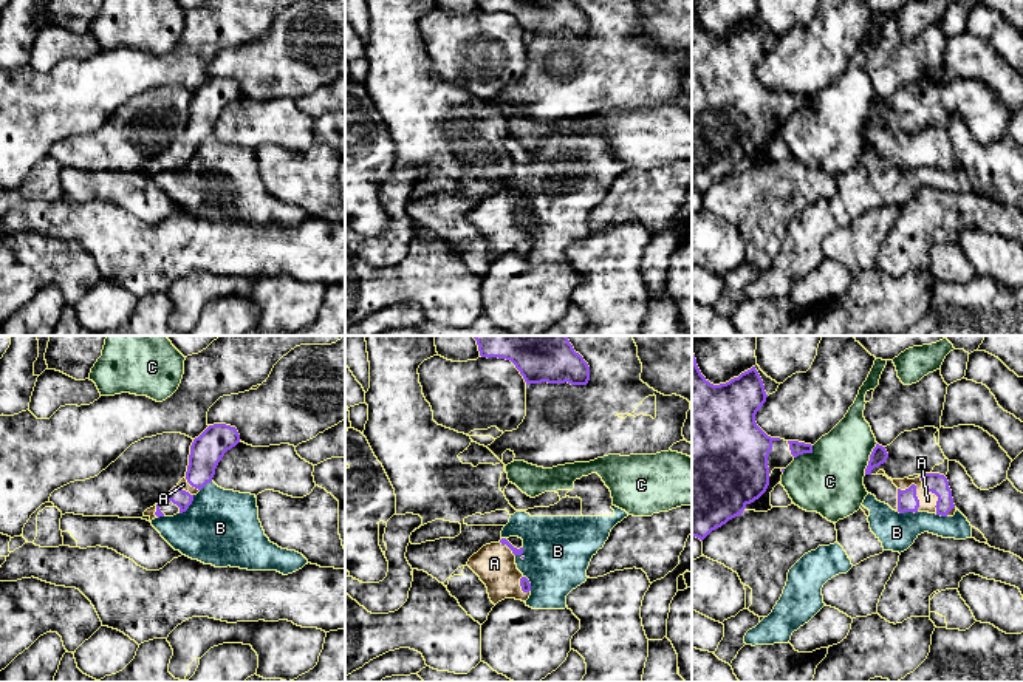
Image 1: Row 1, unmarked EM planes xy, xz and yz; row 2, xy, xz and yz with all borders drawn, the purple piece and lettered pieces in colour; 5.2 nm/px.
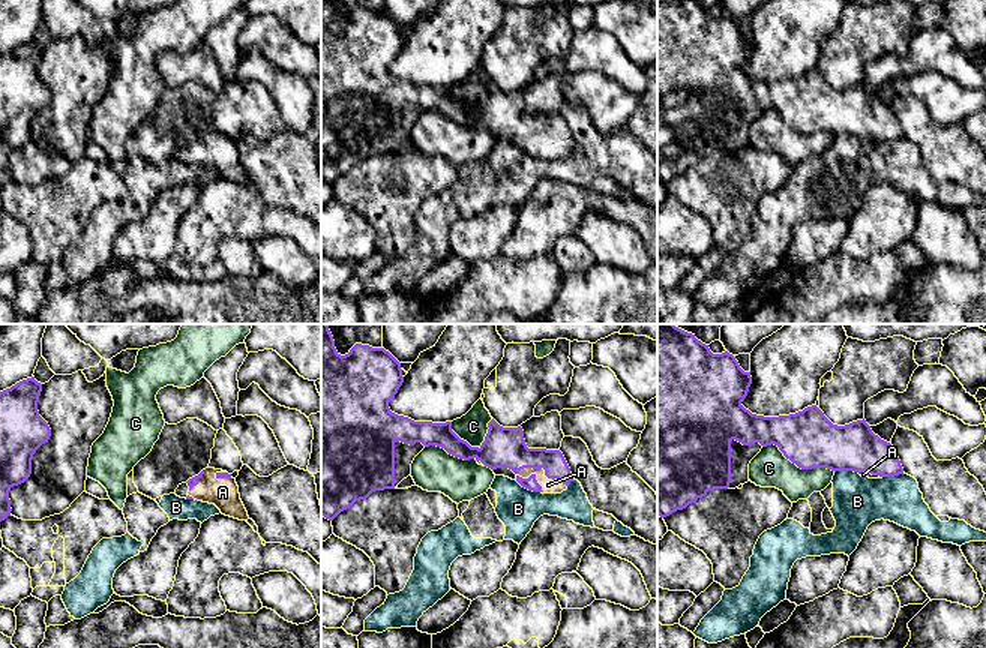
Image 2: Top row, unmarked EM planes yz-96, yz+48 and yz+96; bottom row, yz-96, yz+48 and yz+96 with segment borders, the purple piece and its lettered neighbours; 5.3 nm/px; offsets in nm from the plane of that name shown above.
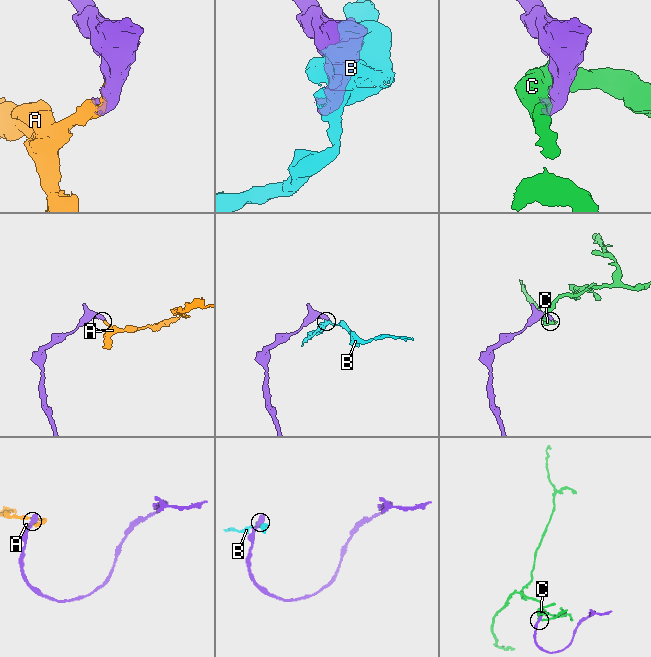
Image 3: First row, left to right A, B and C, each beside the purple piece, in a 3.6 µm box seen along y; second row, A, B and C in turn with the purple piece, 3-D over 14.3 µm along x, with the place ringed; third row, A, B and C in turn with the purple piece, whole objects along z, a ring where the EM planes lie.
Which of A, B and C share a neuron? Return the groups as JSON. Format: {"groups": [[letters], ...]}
{"groups": [["A"], ["B"], ["C"]]}

